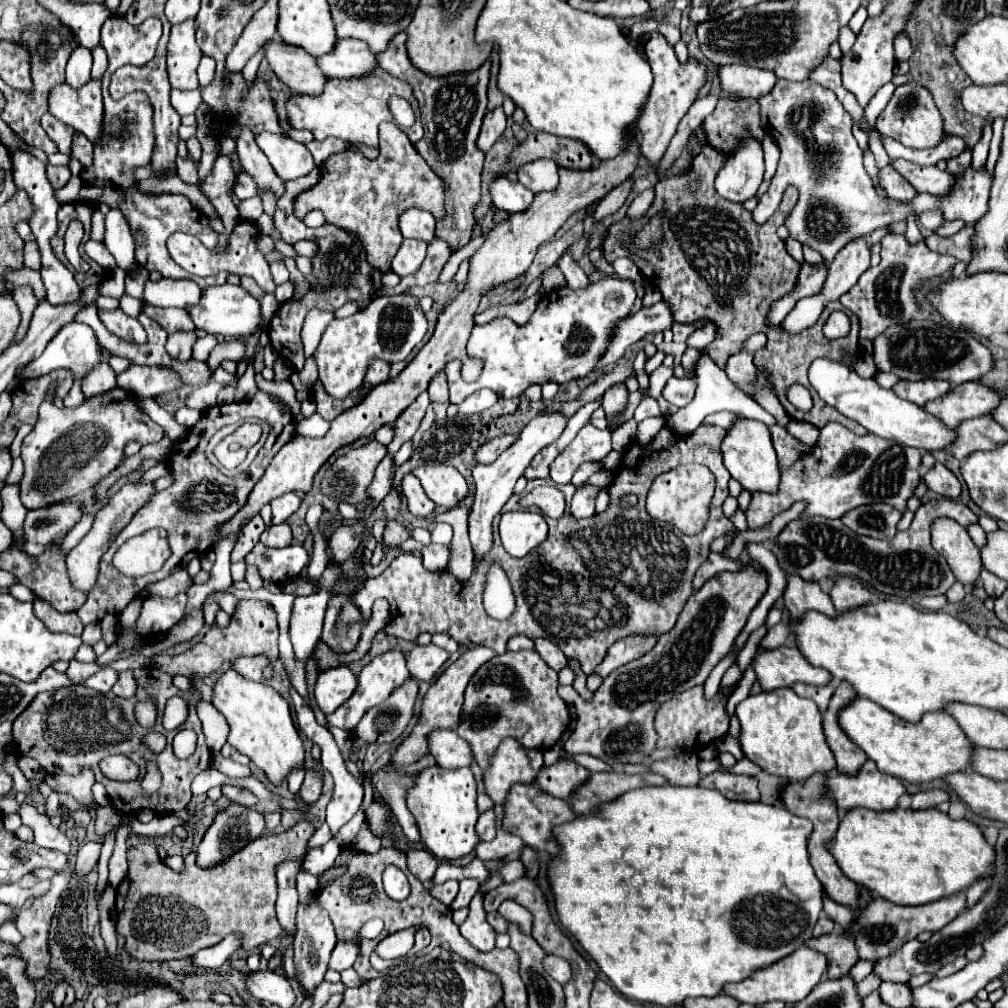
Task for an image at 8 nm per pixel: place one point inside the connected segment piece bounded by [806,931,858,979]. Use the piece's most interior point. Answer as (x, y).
(840, 952)

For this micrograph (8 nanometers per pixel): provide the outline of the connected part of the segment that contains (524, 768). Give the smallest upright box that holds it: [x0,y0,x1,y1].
[484,737,542,805]

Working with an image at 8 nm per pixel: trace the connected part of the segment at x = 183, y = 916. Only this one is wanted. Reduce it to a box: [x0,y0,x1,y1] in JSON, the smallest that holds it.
[116,819,316,961]

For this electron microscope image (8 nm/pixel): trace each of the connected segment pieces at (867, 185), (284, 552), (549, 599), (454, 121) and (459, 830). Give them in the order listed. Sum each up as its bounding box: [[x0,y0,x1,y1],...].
[[752,79,994,263],[246,541,308,585],[322,427,734,675],[376,33,490,251],[406,765,480,859]]

